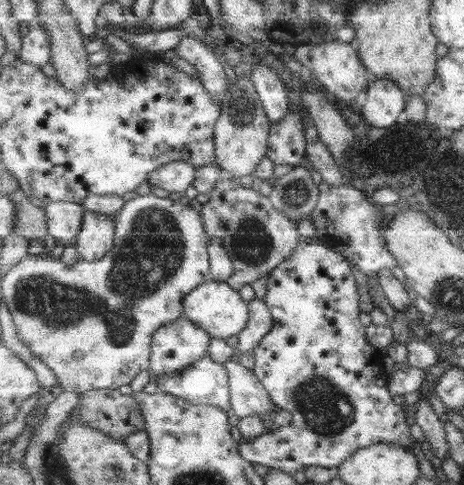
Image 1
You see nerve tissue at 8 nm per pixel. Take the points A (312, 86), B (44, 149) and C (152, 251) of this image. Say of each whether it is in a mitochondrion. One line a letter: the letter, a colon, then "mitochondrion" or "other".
A: other
B: other
C: mitochondrion

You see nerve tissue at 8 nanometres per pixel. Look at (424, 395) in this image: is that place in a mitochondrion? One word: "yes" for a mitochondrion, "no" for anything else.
no

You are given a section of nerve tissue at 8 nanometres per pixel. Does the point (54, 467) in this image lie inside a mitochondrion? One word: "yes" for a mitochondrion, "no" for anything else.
no

